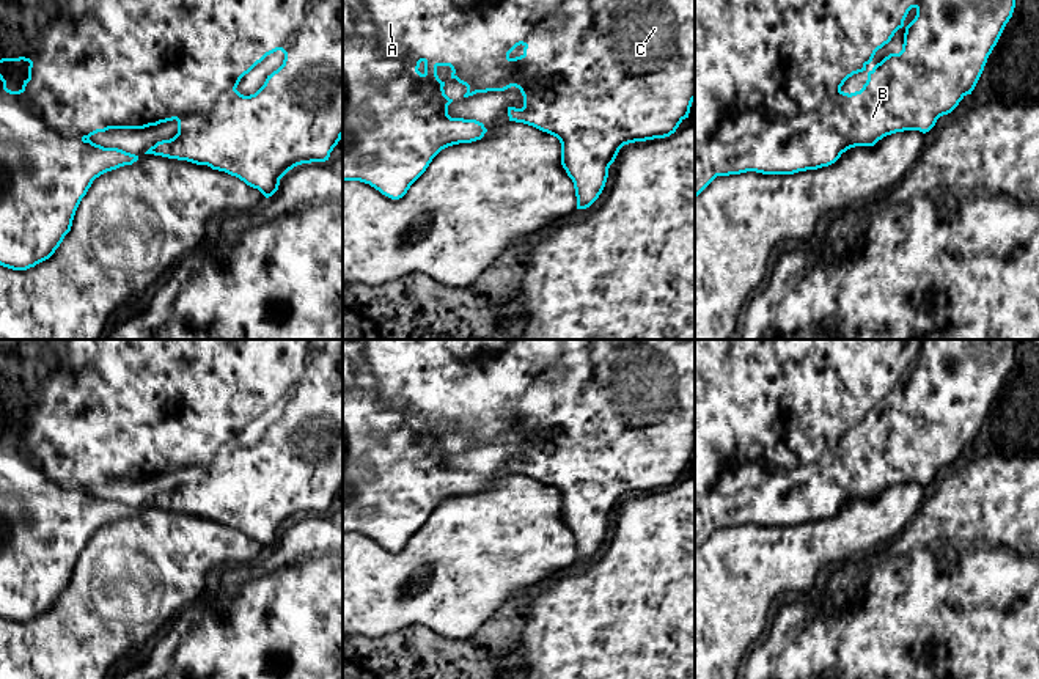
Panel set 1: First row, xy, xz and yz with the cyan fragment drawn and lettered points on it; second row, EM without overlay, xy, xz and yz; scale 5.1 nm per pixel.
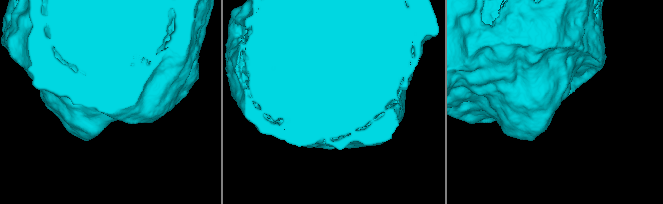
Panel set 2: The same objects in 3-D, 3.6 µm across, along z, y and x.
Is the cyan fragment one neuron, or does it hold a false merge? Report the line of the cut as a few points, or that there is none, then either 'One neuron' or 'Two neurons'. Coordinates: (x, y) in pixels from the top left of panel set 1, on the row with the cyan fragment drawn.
No split. One neuron

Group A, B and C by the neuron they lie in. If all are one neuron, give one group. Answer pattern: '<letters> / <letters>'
A B C

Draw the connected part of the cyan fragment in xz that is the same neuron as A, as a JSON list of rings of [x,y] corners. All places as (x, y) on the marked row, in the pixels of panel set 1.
[[[343,0],[343,182],[360,181],[399,200],[442,149],[484,137],[487,129],[483,123],[448,115],[453,99],[445,94],[439,66],[450,66],[451,79],[467,86],[464,97],[519,88],[523,107],[508,107],[509,121],[533,126],[560,140],[561,165],[574,182],[577,209],[586,209],[602,193],[608,168],[624,145],[670,137],[688,118],[695,101],[695,0]]]

